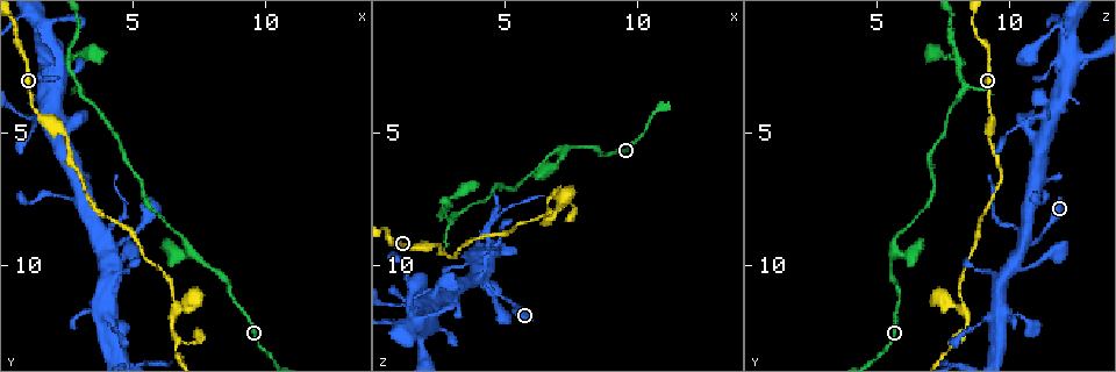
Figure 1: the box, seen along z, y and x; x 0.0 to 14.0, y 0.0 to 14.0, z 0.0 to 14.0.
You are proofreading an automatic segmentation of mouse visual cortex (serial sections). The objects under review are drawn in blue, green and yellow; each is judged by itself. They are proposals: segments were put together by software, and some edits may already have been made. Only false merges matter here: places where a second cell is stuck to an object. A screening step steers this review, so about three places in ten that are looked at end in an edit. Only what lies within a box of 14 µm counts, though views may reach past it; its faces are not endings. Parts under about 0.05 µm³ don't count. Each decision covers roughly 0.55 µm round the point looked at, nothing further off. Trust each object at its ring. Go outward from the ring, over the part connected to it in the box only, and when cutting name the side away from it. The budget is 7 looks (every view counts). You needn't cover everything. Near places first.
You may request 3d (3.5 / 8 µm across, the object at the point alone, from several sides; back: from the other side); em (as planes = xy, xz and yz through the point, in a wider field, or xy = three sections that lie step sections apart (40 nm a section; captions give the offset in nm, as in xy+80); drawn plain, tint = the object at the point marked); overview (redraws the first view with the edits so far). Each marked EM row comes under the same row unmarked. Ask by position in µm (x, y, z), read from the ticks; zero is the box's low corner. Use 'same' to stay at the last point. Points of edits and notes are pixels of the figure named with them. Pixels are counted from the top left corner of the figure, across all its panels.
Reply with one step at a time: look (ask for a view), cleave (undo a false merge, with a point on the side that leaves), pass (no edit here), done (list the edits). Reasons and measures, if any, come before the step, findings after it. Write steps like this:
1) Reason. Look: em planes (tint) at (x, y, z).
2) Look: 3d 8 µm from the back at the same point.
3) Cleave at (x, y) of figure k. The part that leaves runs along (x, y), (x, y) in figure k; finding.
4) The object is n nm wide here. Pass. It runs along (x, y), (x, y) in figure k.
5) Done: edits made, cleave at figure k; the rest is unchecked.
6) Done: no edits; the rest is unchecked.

Three-way junction. Look: 3d 3.5 µm from the back at (6.7, 12.8, 8.1).

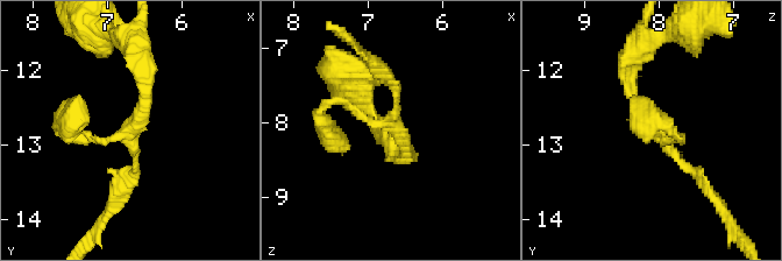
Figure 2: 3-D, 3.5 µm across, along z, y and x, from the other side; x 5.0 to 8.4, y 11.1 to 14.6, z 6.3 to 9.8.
3 arms meet here; the arms are 150, 150, 200 nm wide; shape alone is not enough. Look: em xy step 3 (tint) at (6.70, 12.80, 8.05).

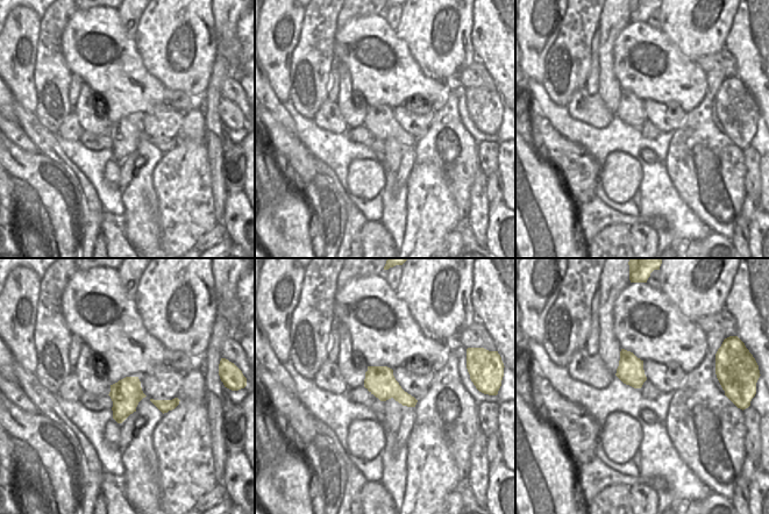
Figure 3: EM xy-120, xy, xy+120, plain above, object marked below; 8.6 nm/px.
Pass. It runs along (627, 62), (633, 100), (660, 140), (675, 133) in figure 2; one cell here.

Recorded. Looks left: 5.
Calibre changes. Look: 3d 3.5 µm at (6.8, 8.9, 5.8).

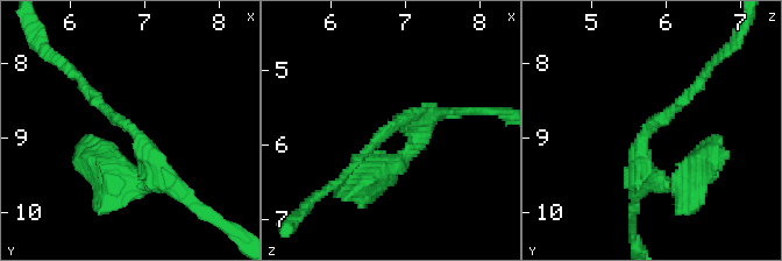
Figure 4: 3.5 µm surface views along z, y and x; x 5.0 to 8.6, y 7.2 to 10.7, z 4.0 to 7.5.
The arms are 150, 300 nm wide. Look: em xy step 3 (tint) at (6.75, 8.90, 5.80).

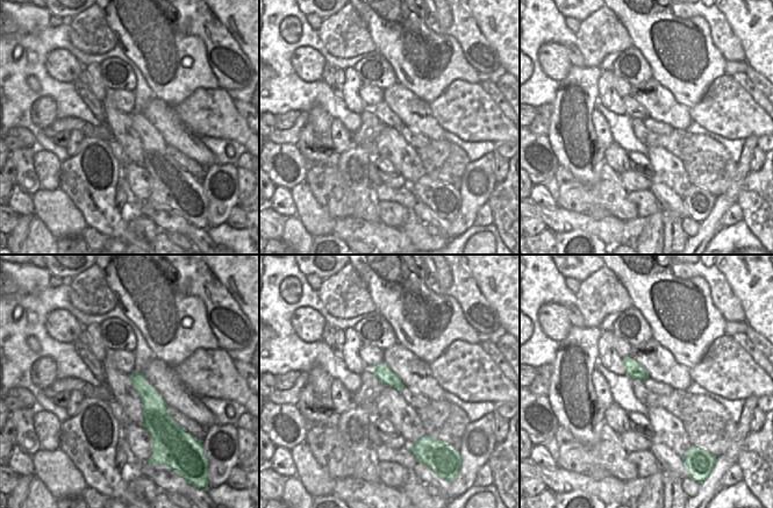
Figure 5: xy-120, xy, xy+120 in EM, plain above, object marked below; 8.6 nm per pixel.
Pass. It runs along (172, 188), (140, 138), (79, 80) in figure 4; all the same cell.

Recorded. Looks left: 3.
Abrupt turn. Look: 3d 3.5 µm at (4.1, 9.1, 10.5).

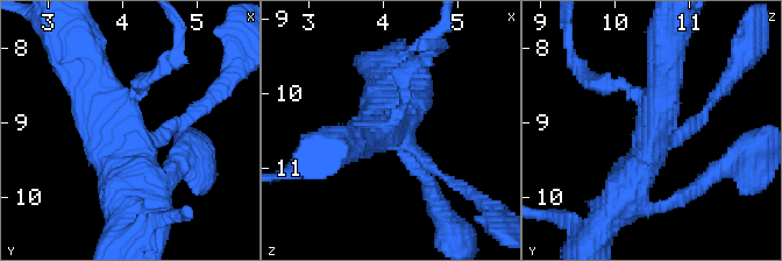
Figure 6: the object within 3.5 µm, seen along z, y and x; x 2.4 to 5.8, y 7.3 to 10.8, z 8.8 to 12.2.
Now the EM. Look: em xy step 5 (tint) at (4.10, 9.20, 10.55).

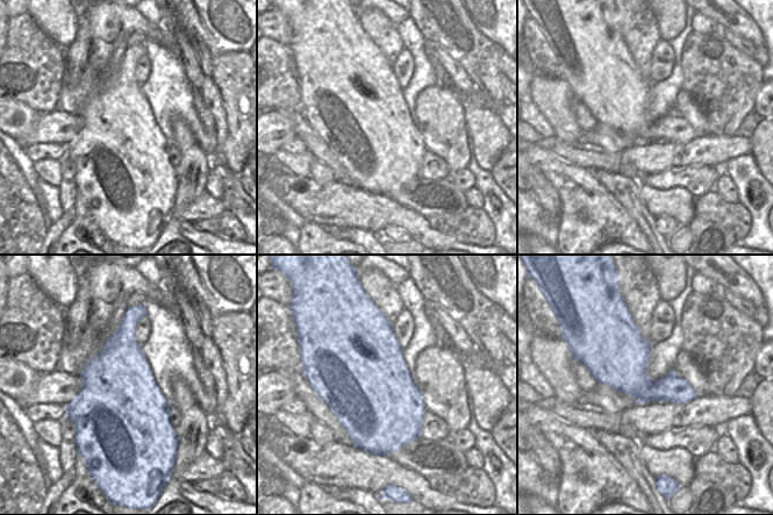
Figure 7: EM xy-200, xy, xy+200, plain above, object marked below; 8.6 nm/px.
Cleave at (602, 78) of figure 6. The part that leaves runs along (639, 94), (583, 76), (568, 40) in figure 6; two cells meet here.

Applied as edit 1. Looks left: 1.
Done: edits made, cleave at figure 6; the rest is unchecked.

